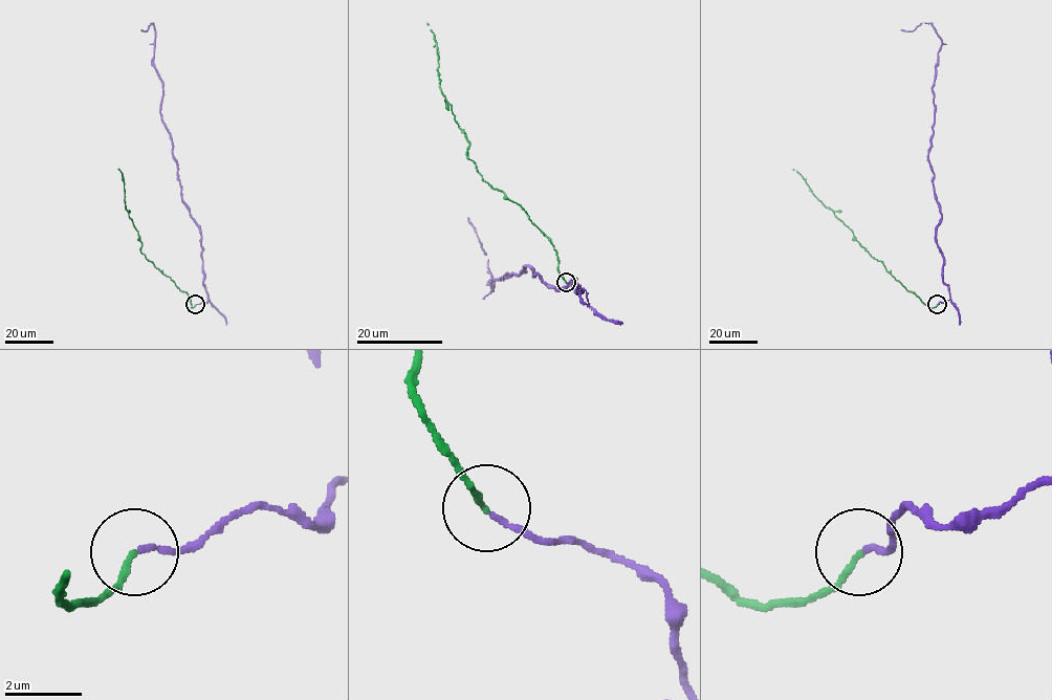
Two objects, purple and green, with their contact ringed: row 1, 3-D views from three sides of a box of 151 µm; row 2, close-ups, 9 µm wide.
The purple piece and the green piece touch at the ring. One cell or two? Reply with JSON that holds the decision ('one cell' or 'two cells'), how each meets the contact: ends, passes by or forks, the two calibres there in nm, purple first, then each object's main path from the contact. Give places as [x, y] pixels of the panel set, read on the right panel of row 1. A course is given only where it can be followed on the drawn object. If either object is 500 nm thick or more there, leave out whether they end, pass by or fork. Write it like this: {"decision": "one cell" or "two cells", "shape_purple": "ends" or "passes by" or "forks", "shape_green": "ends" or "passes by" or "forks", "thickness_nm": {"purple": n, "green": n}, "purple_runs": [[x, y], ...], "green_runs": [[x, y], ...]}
{"decision": "one cell", "shape_purple": "ends", "shape_green": "ends", "thickness_nm": {"purple": 140, "green": 150}, "purple_runs": [[938, 304], [949, 300], [950, 292], [937, 243], [942, 215], [928, 158], [942, 39], [930, 23], [901, 29]], "green_runs": [[937, 304], [929, 307], [908, 291], [881, 261], [868, 253], [793, 169]]}

